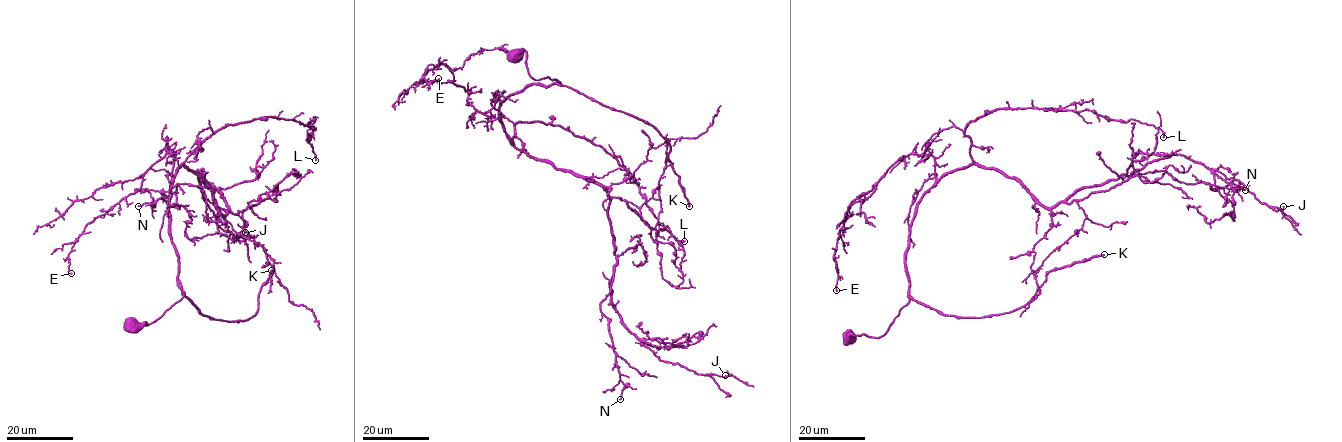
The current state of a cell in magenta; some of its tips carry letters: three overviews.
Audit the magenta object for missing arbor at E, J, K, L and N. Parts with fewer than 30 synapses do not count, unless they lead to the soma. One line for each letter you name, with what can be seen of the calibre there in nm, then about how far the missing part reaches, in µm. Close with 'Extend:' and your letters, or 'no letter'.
K: calibre 280 nm; missing 170 µm
Extend: K

